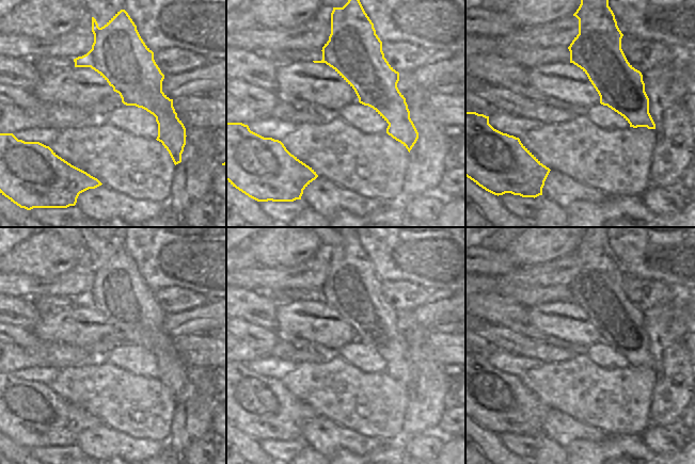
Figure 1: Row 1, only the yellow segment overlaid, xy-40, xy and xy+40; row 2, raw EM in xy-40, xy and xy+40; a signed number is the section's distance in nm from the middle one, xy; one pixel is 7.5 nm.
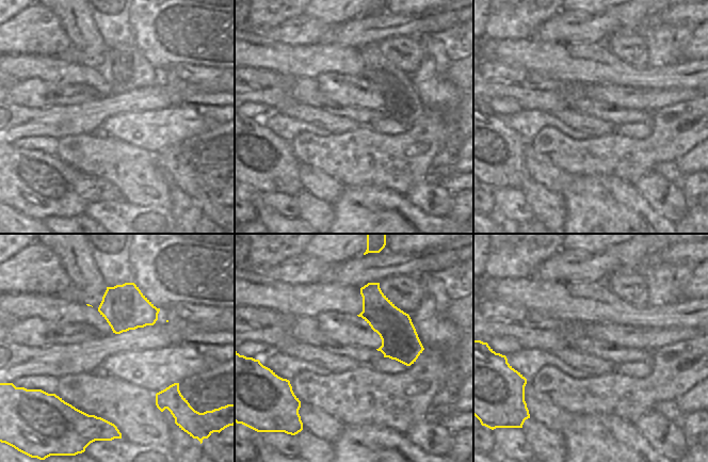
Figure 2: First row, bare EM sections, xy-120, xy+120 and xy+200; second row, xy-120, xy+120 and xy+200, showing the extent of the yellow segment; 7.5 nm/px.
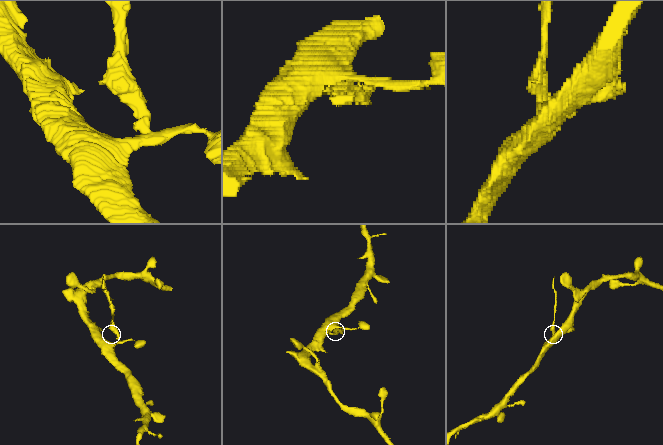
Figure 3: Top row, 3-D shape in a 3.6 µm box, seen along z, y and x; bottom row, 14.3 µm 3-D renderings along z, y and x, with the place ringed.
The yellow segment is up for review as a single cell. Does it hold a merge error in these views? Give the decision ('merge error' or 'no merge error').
merge error

